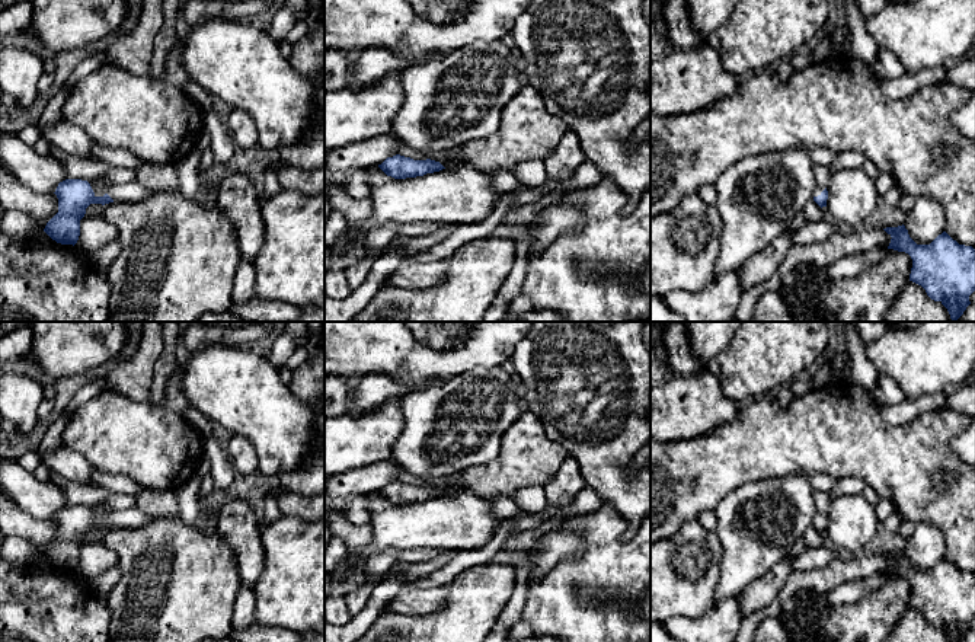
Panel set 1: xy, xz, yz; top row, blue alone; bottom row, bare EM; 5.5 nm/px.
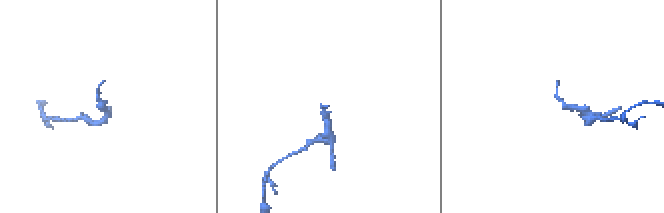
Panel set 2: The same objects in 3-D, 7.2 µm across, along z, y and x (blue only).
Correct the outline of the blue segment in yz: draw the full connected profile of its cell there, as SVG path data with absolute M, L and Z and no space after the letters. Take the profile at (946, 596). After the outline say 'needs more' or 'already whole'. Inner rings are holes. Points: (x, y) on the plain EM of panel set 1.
M905 552L883 555L892 565L888 575L905 578L912 585L910 607L940 627L950 642L962 642L975 617L975 575L959 571L946 558L930 571L917 571Z; already whole

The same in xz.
M400 480L387 483L378 494L394 505L423 502L445 495L439 488L431 485L413 486Z; already whole

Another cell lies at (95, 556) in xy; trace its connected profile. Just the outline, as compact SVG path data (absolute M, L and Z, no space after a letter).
M84 540L80 546L80 562L74 574L83 584L92 585L100 574L118 566L118 563L119 556L103 542Z

